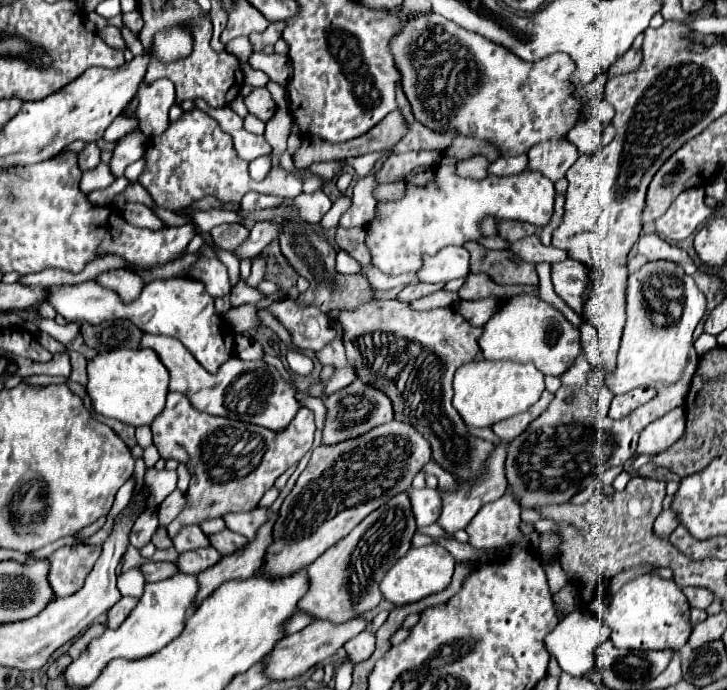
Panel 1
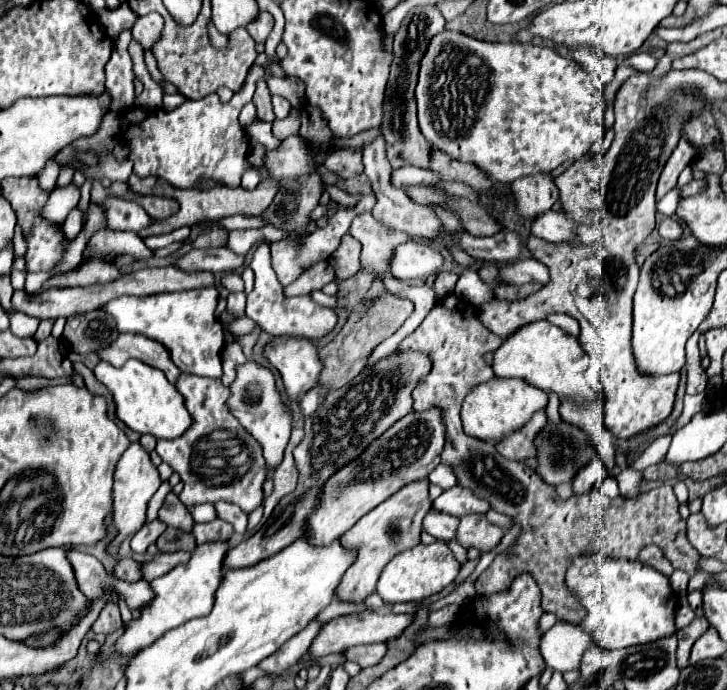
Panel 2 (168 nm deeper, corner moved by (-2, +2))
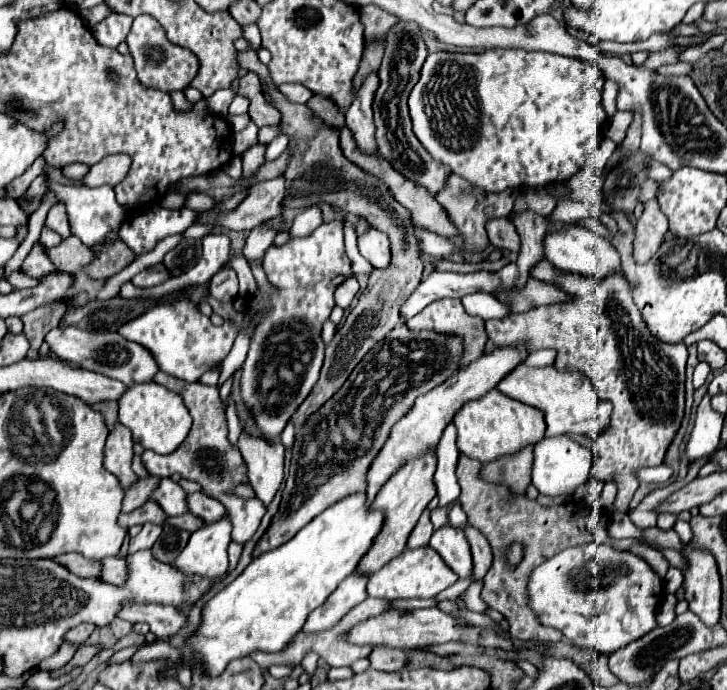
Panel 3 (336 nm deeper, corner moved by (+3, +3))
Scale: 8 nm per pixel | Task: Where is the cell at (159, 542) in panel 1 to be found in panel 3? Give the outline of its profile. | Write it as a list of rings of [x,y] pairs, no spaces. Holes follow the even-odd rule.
[[[164,524],[164,532],[162,532],[162,536],[156,540],[156,544],[152,546],[152,554],[154,554],[160,562],[170,564],[170,562],[182,552],[182,548],[188,544],[188,538],[190,538],[190,534],[188,534],[186,530],[178,530],[178,528],[174,528],[174,526]]]

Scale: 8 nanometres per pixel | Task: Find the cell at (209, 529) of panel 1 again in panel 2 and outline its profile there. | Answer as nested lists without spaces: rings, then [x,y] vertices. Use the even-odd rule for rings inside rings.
[[[201,503],[201,505],[189,505],[187,511],[191,513],[193,521],[197,523],[207,523],[211,519],[215,519],[215,509],[211,503]]]

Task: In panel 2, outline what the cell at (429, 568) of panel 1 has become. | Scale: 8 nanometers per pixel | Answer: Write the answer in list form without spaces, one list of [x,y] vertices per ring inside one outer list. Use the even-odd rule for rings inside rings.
[[[435,541],[431,545],[419,543],[417,547],[399,553],[393,557],[389,565],[385,565],[379,581],[377,581],[377,593],[385,603],[401,603],[401,601],[423,601],[431,595],[441,593],[447,585],[453,583],[457,577],[461,565],[453,557],[451,549],[443,541]]]

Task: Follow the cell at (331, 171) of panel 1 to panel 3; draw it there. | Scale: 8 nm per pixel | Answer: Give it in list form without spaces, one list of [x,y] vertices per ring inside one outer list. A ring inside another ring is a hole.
[[[344,128],[344,130],[340,132],[340,148],[342,148],[342,154],[344,154],[350,162],[358,164],[358,168],[362,168],[364,172],[370,172],[372,176],[376,176],[378,180],[382,180],[382,182],[390,188],[392,196],[394,196],[404,208],[410,210],[410,214],[412,214],[412,218],[414,218],[416,224],[420,224],[420,226],[424,226],[424,228],[428,228],[428,230],[432,230],[432,232],[436,232],[436,234],[448,236],[448,238],[456,238],[456,236],[458,236],[458,228],[456,228],[454,222],[450,220],[448,212],[444,210],[444,206],[442,206],[434,196],[430,196],[430,192],[426,192],[426,188],[422,188],[420,184],[414,184],[412,180],[406,180],[406,178],[404,178],[400,172],[396,172],[396,170],[390,166],[390,162],[386,162],[384,158],[372,158],[372,156],[360,154],[358,148],[356,148],[356,144],[354,144],[354,140],[352,140],[352,134],[350,134],[348,128]]]

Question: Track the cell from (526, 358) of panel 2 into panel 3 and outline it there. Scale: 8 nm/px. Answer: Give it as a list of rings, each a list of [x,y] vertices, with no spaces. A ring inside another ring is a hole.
[[[526,362],[518,364],[516,370],[512,370],[508,376],[504,376],[504,380],[498,382],[496,390],[514,400],[540,408],[544,412],[544,420],[548,426],[546,436],[574,432],[596,440],[596,436],[602,430],[606,430],[612,412],[610,402],[598,400],[594,386],[590,384],[590,380],[586,380],[586,376],[582,376],[582,372],[558,372],[554,364],[546,368],[530,368]]]

